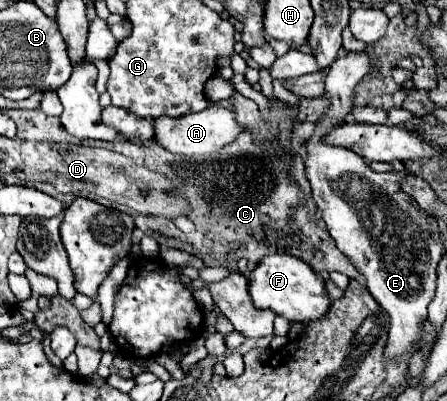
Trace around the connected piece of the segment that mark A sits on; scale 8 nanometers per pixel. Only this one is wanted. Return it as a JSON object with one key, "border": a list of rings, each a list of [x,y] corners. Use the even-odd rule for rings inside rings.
{"border":[[[209,105],[203,111],[187,111],[175,119],[155,119],[155,139],[171,153],[177,155],[213,155],[231,143],[243,129],[235,123],[235,113],[227,111],[225,107]]]}

